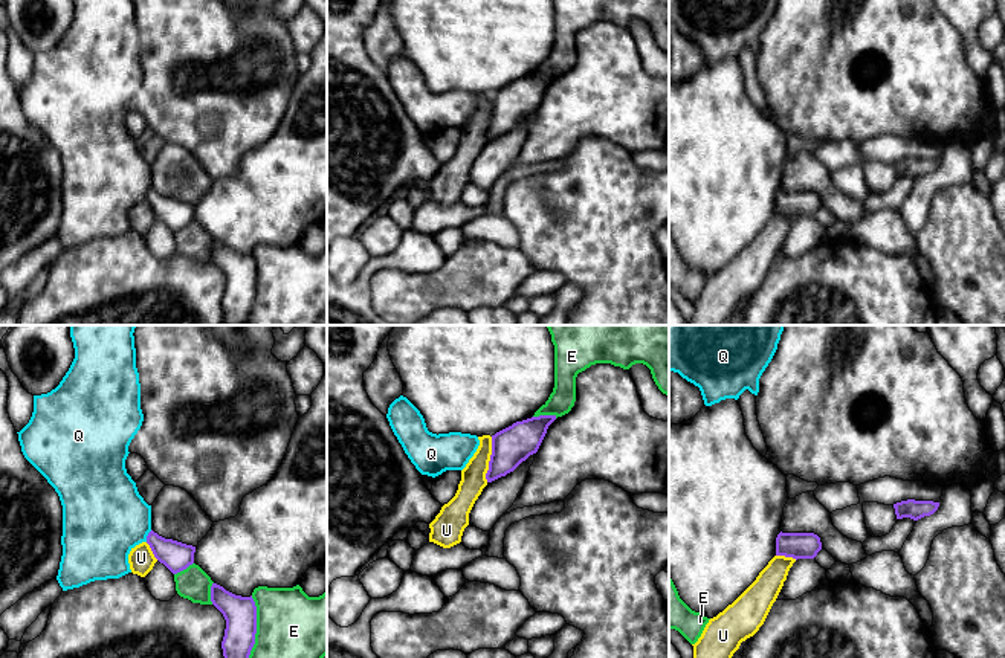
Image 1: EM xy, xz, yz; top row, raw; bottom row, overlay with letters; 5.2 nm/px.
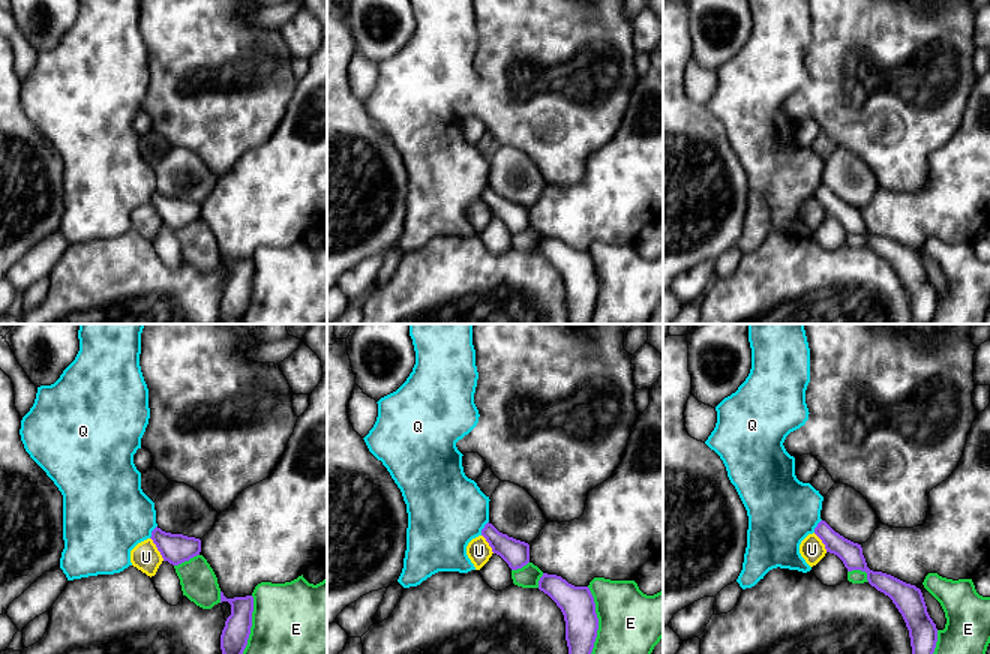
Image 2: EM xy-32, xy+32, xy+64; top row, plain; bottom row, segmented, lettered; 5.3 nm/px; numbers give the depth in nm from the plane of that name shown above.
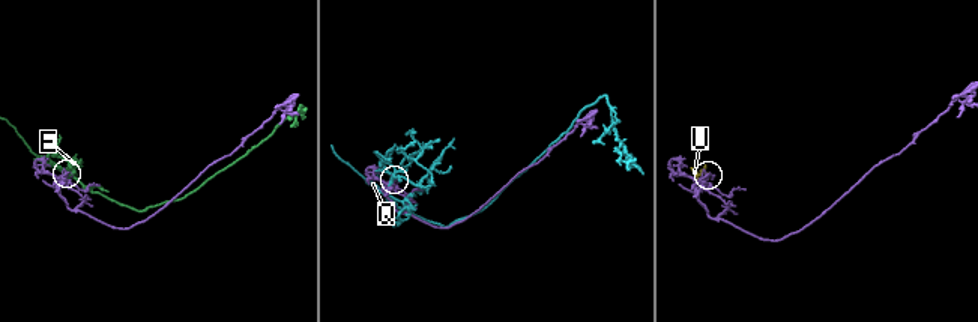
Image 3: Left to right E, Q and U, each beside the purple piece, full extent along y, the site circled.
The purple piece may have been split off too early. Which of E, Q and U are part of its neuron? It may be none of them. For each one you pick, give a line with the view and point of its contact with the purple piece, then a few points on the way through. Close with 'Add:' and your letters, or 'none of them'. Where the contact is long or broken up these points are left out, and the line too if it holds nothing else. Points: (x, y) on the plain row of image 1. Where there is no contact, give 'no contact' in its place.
Add: none of them

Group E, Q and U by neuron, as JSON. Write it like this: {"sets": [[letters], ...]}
{"sets": [["E"], ["Q"], ["U"]]}

